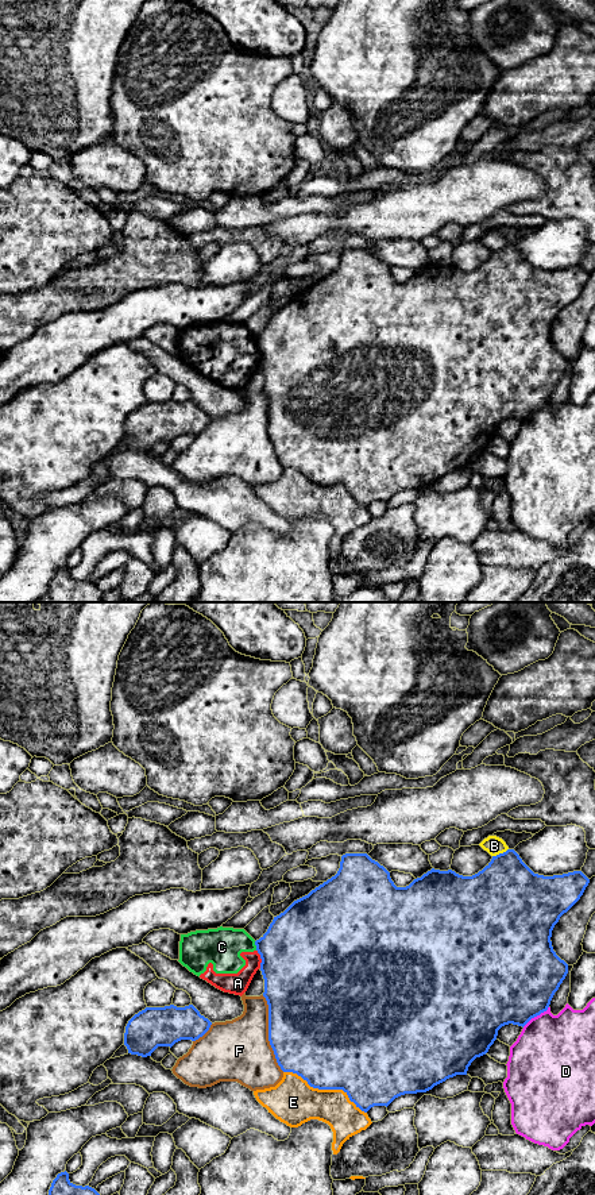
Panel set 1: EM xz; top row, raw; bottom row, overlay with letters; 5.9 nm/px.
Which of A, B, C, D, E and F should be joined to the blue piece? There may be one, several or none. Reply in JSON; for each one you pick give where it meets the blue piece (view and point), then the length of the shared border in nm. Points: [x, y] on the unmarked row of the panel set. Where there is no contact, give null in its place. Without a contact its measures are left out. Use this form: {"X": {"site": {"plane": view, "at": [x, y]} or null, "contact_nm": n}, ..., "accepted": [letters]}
{"accepted": []}

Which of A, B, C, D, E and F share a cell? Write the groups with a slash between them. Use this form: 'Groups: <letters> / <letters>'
Groups: A C / B / D / E / F

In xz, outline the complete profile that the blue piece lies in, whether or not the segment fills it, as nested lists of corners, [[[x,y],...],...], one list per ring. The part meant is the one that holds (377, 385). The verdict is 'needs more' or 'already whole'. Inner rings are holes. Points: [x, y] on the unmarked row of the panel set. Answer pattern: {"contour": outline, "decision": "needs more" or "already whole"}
{"contour": [[[507,244],[492,251],[491,257],[472,271],[432,263],[409,281],[397,282],[390,267],[367,248],[343,250],[335,271],[274,312],[267,327],[255,336],[262,354],[263,392],[268,400],[268,436],[278,460],[283,467],[297,469],[313,483],[343,485],[364,508],[374,501],[387,502],[401,490],[426,487],[449,473],[467,470],[471,458],[488,447],[502,421],[513,419],[523,423],[532,413],[548,405],[568,369],[568,359],[553,346],[552,325],[560,312],[580,294],[588,278],[590,274],[582,266],[553,271],[534,269],[514,244]]], "decision": "already whole"}

